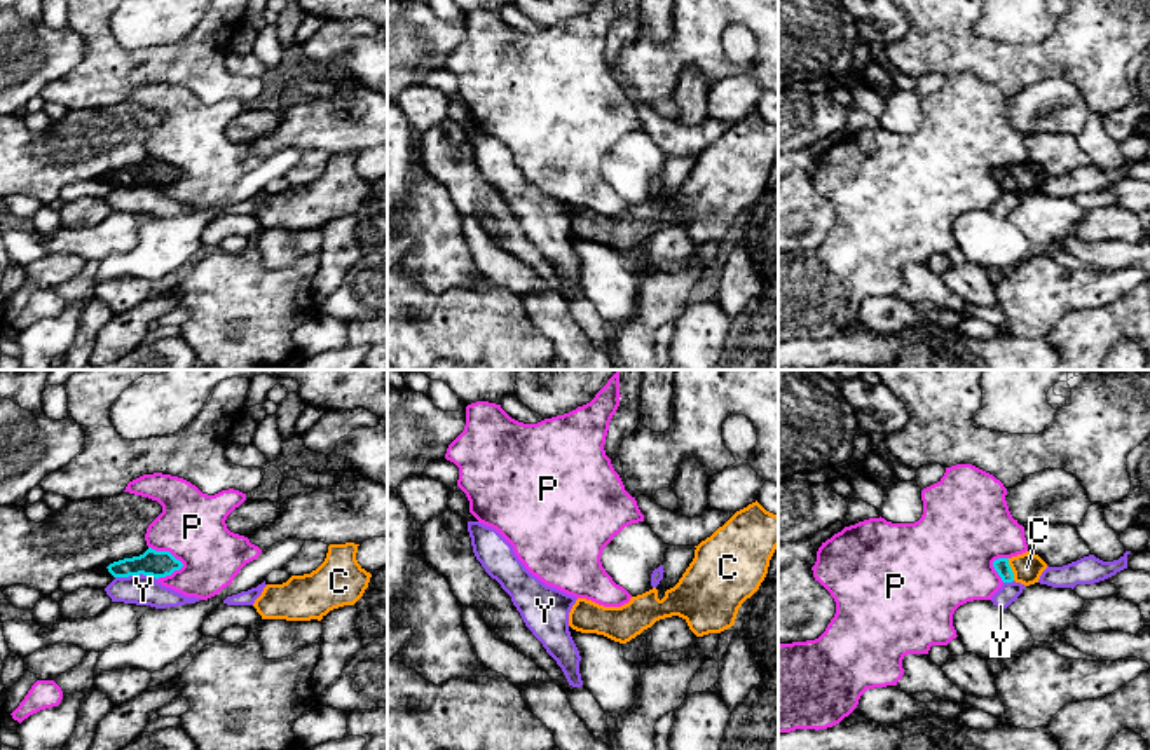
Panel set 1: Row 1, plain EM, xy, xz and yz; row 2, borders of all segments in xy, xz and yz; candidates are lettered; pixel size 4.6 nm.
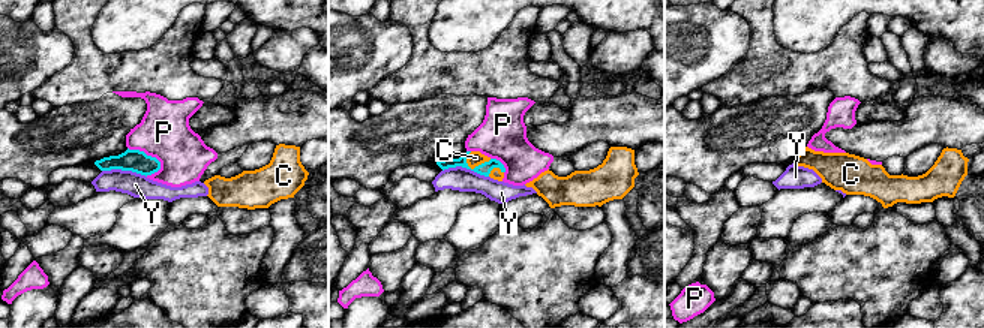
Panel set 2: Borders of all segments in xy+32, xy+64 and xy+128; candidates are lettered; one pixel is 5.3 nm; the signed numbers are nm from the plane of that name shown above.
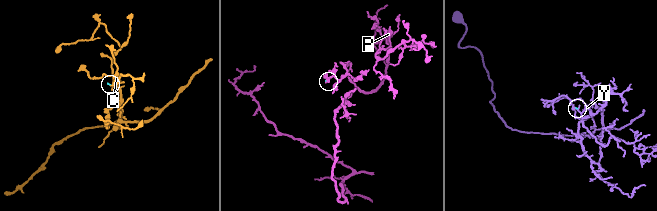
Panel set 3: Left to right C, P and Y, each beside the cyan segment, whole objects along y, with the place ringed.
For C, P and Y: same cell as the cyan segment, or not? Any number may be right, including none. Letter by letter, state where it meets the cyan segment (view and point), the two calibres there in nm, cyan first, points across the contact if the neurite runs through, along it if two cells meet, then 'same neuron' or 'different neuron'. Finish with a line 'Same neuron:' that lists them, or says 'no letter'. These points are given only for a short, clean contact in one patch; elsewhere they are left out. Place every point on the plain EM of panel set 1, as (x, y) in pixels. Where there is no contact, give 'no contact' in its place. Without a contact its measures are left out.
C: contact yz (1011, 178); calibres 70 and 140 nm; way yz (1002, 177), (1011, 178), (1026, 177); same neuron
P: contact xy (166, 161); calibres 130 and 300 nm; different neuron
Y: contact xy (136, 184); calibres 130 and 140 nm; border xy (116, 185), (150, 184), (156, 189); different neuron
Same neuron: C

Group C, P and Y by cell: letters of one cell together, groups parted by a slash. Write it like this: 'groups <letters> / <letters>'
groups C / P / Y

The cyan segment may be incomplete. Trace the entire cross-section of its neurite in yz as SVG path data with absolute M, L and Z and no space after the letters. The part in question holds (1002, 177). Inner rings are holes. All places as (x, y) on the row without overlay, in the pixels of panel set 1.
M1026 160L1012 167L998 167L993 171L995 180L1003 192L1021 192L1024 195L1038 192L1047 173L1035 162Z

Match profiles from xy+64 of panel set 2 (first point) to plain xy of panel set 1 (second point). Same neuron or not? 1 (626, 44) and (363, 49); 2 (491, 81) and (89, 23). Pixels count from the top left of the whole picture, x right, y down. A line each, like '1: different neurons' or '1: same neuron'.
1: different neurons
2: same neuron

